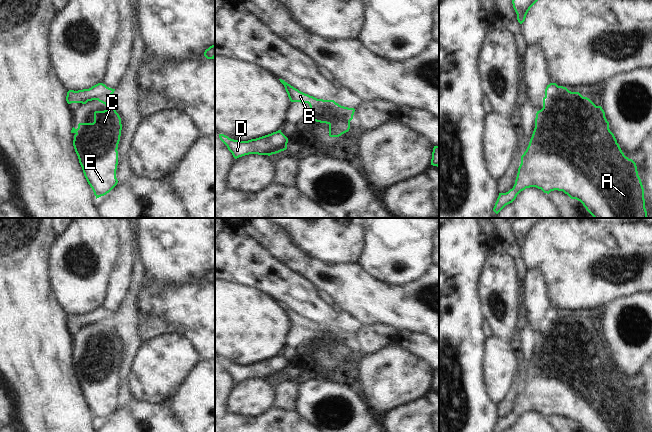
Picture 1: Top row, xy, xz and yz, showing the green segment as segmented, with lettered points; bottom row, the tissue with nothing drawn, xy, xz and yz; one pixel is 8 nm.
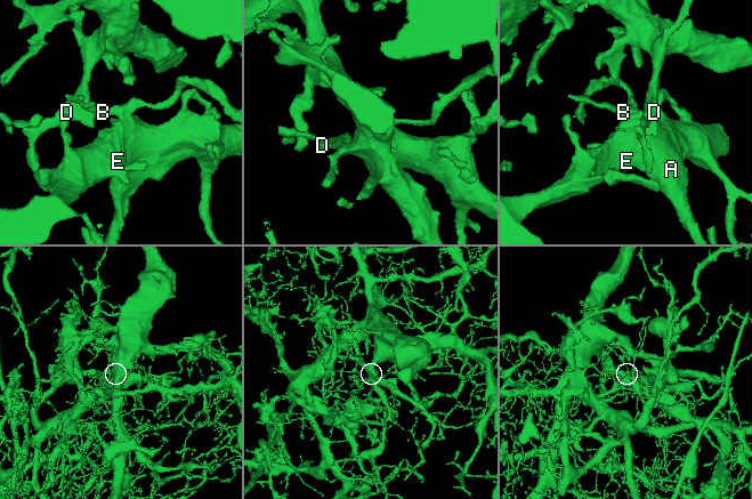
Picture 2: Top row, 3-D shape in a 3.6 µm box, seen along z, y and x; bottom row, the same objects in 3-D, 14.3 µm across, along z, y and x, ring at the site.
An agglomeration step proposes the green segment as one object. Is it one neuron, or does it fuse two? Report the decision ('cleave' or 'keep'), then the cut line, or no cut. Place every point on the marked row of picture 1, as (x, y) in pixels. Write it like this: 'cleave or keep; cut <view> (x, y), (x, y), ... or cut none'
cleave; cut xz (350, 120), (332, 113), (331, 120), (328, 123)

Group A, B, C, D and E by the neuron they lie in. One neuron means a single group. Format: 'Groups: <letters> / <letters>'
Groups: A C D E / B.

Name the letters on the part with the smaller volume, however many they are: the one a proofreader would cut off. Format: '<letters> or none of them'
B

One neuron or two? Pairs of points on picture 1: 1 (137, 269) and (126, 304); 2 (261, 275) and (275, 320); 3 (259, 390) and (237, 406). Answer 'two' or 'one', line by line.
1: one
2: two
3: one

